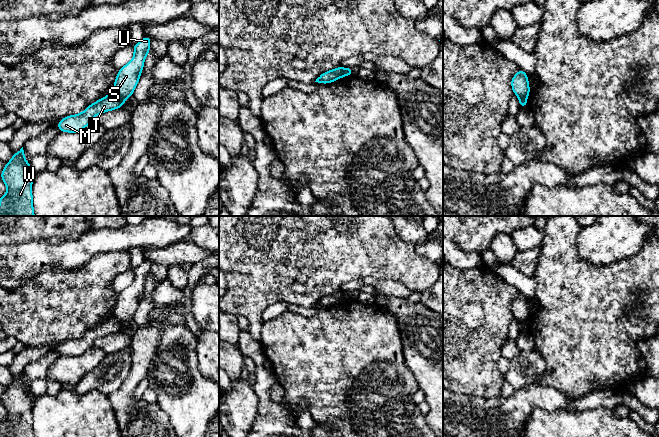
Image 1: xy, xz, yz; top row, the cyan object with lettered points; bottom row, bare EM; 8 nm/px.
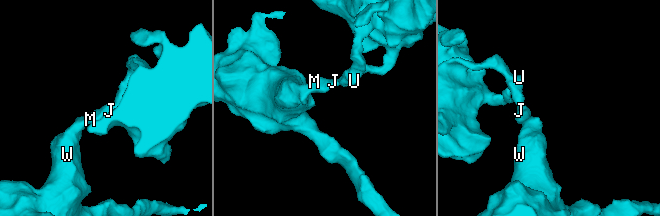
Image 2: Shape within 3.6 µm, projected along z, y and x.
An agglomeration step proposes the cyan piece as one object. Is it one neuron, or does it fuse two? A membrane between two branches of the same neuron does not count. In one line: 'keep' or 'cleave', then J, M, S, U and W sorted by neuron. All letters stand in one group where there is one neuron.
cleave; J M W / S U

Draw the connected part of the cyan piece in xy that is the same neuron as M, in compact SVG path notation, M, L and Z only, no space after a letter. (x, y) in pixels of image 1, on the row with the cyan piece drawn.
M113 91L111 94L89 105L83 112L70 115L56 125L61 132L81 132L87 125L93 122L96 115L122 107L124 101Z

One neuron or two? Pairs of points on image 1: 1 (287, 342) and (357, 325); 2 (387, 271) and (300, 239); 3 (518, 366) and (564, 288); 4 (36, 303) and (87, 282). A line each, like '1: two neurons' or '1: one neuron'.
1: one neuron
2: one neuron
3: two neurons
4: one neuron

